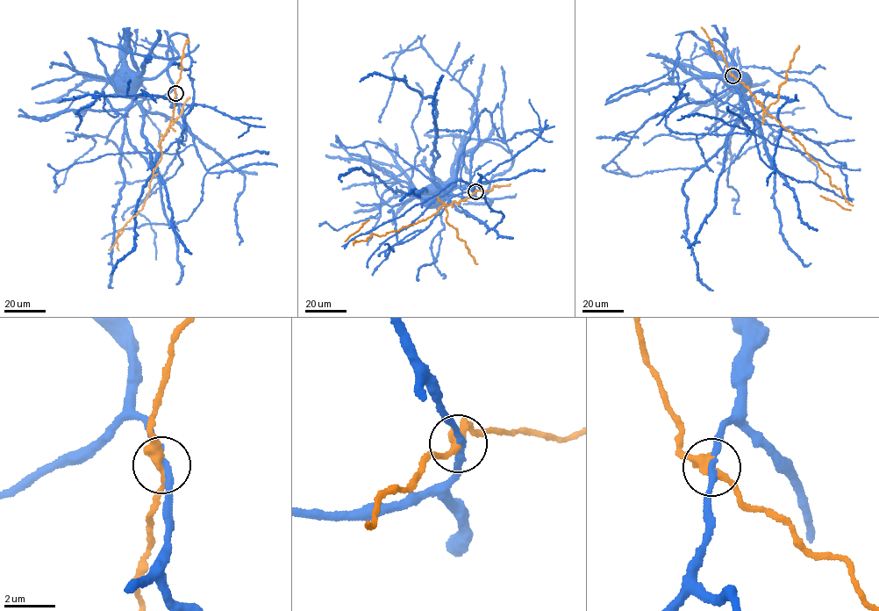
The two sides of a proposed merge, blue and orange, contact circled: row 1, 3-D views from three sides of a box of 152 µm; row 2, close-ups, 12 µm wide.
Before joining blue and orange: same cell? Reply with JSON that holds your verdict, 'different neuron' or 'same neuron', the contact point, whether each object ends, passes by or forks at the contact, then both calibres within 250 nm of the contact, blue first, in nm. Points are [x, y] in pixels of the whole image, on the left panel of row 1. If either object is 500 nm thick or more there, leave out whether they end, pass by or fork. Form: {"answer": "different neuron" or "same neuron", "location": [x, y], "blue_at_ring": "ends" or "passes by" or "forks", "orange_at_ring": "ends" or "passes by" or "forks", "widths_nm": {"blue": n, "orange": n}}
{"answer": "different neuron", "location": [175, 93], "blue_at_ring": "passes by", "orange_at_ring": "passes by", "widths_nm": {"blue": 240, "orange": 400}}

